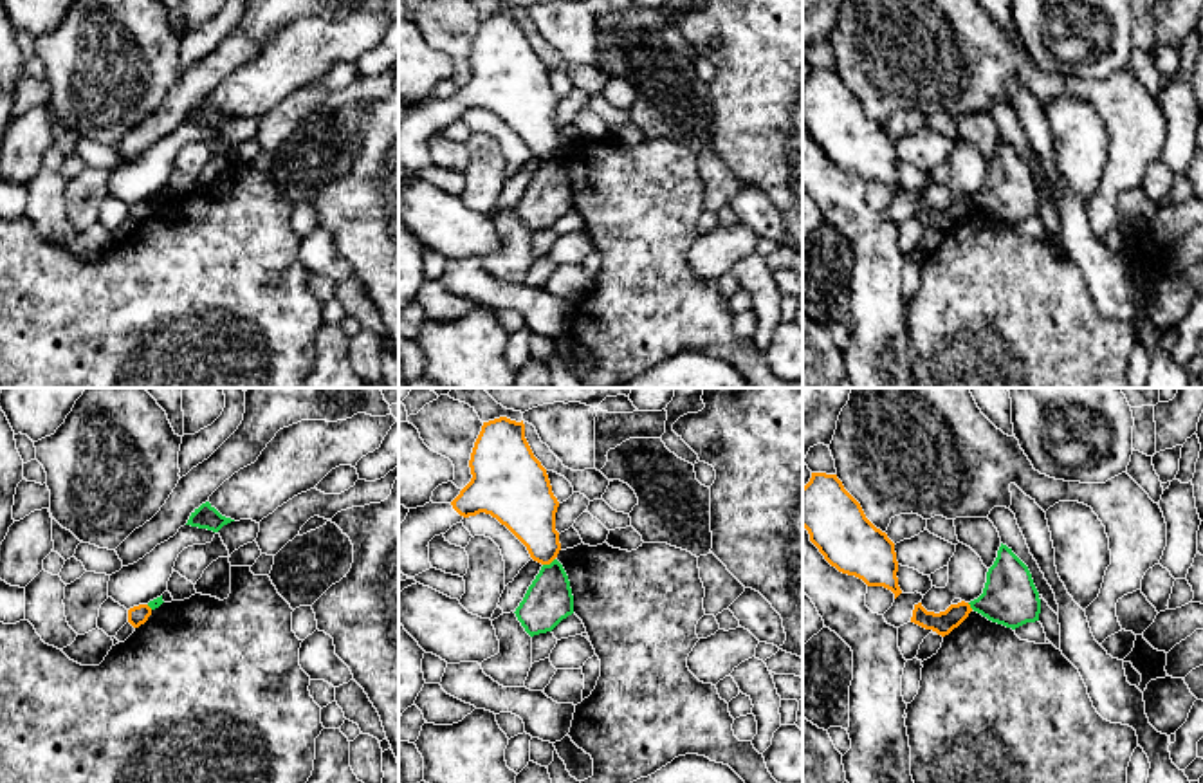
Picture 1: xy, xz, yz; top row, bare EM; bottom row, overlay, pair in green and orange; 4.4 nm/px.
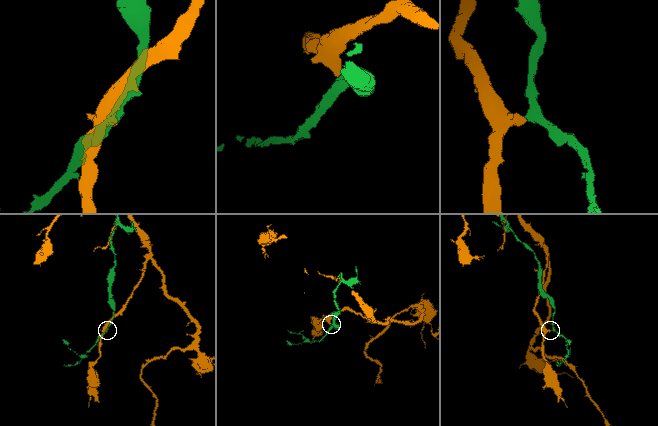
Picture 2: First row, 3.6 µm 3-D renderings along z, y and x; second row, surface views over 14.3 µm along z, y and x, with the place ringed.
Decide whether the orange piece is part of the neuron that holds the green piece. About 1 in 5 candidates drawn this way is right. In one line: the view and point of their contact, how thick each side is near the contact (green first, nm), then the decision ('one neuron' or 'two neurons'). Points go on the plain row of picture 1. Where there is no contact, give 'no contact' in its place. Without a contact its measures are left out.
xz (550, 159) | 220/240 nm | two neurons

